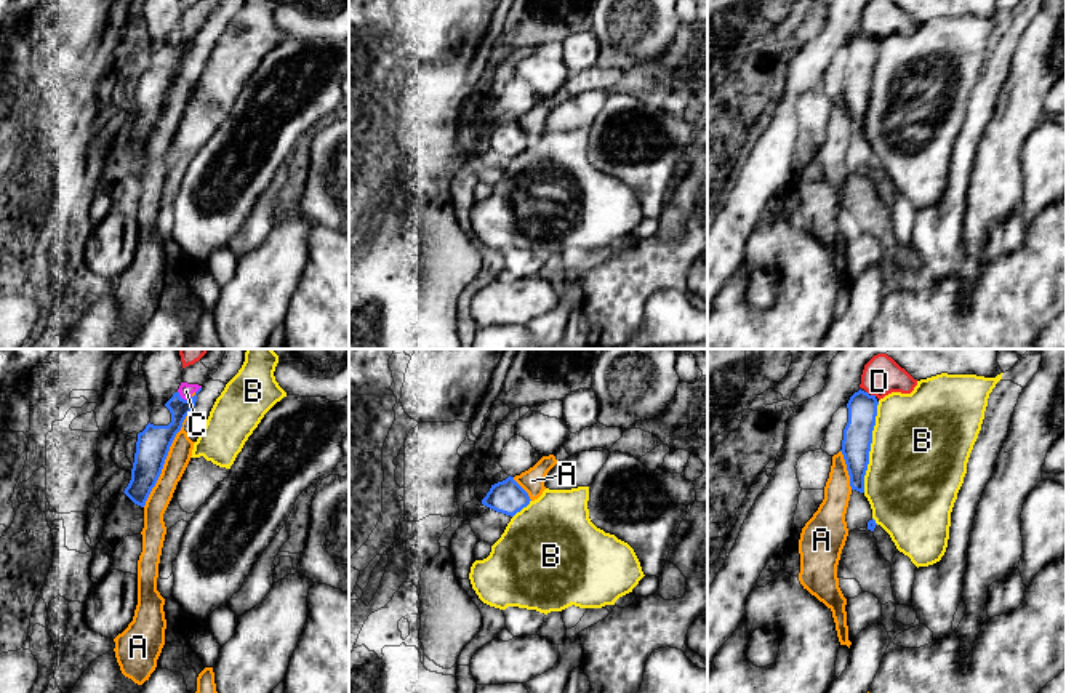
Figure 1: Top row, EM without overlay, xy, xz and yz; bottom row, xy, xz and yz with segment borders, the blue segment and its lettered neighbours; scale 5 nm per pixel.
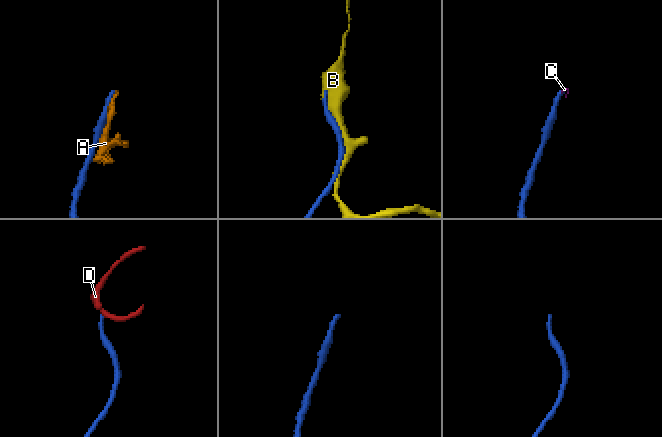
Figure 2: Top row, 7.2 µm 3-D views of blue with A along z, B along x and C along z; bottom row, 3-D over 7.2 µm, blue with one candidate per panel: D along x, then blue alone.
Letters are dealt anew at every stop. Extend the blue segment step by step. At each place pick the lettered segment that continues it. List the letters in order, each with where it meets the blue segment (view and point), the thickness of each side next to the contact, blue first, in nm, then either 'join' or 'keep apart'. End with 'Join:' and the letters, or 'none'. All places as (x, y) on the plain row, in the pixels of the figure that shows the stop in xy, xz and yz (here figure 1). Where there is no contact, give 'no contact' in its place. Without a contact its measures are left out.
A: contact xy (164, 103); calibres 170 and 120 nm; keep apart
B: contact yz (869, 88); calibres 140 and 480 nm; keep apart
C: contact xy (183, 40); calibres 160 and 70 nm; keep apart
D: contact yz (874, 37); calibres 140 and 190 nm; keep apart
Join: none

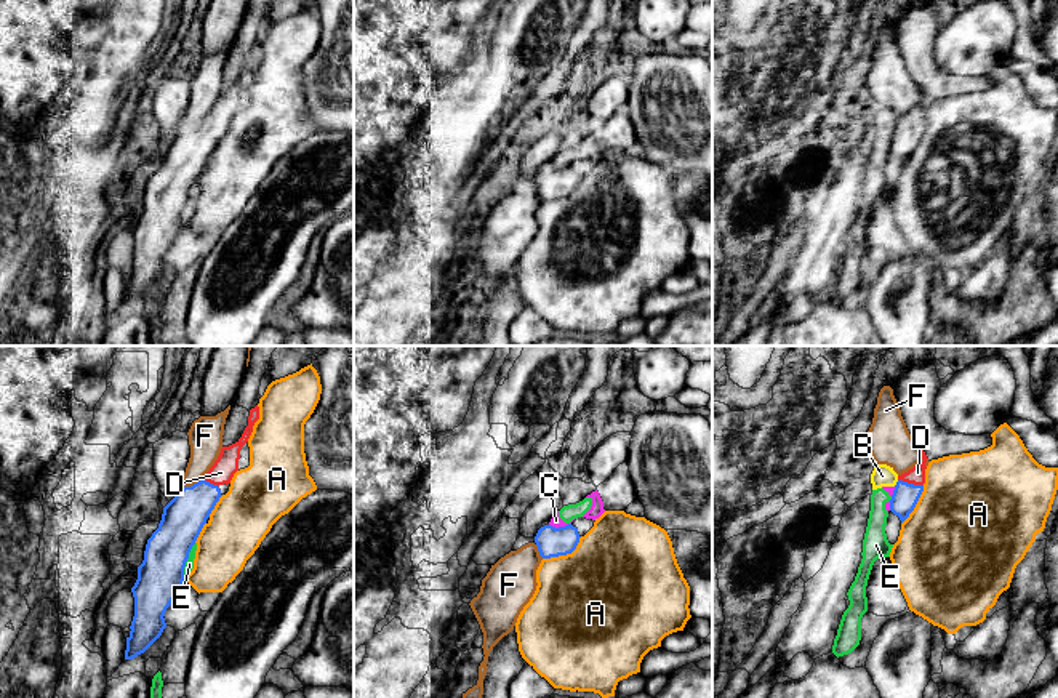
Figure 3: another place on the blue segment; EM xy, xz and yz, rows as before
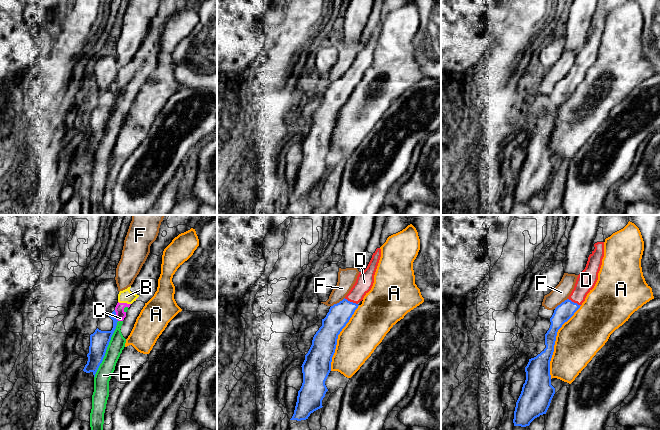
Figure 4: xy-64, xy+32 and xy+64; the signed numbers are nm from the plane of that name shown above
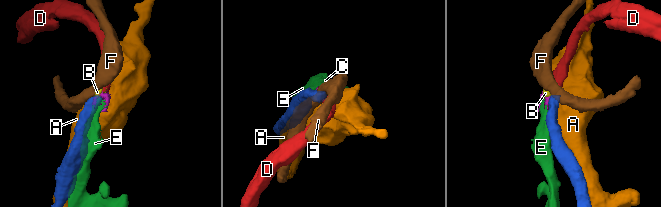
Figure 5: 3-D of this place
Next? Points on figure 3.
A: contact xz (564, 196); calibres 150 and 480 nm; keep apart
B: contact yz (897, 125); calibres 130 and 110 nm; keep apart
C: contact xz (559, 168); calibres 150 and 60 nm; keep apart
D: contact yz (911, 125); calibres 130 and 90 nm; join
E: contact xy (188, 199); calibres 240 and 50 nm; keep apart
F: contact xy (192, 127); calibres 220 and 180 nm; keep apart
Join: D

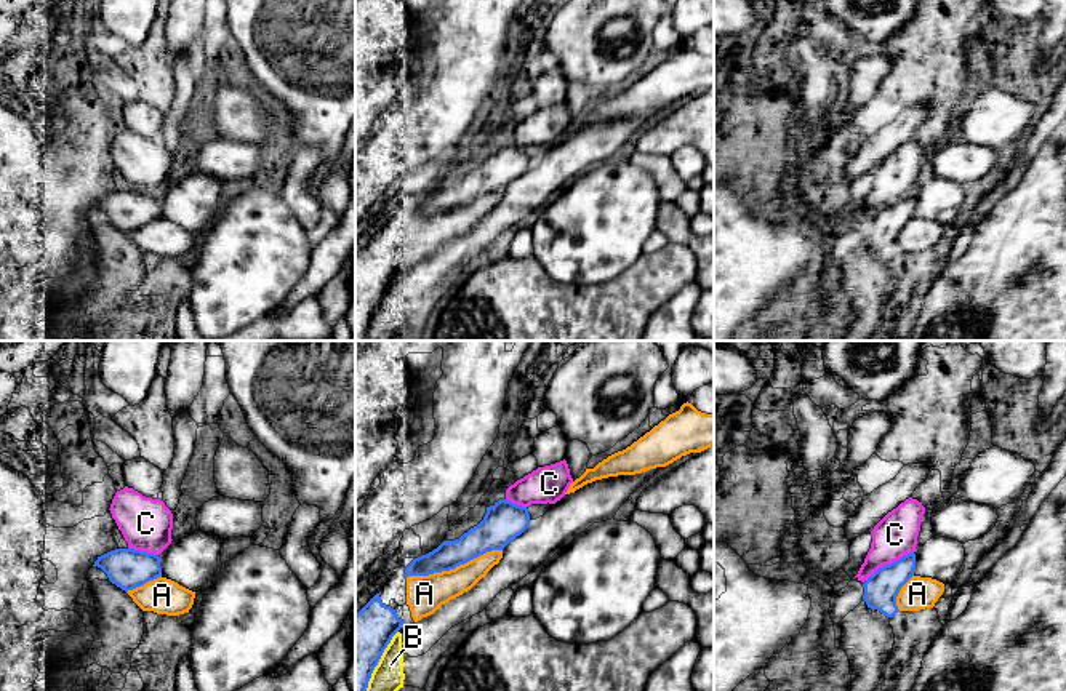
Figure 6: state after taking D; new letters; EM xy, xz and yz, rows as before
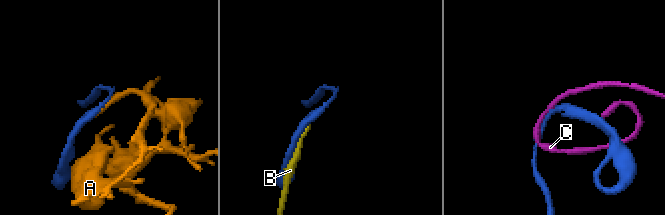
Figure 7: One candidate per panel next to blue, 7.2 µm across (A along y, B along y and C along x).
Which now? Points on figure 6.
A: contact xz (453, 210); calibres 160 and 190 nm; join
B: contact xz (376, 306); calibres 280 and 160 nm; keep apart
C: contact yz (890, 205); calibres 170 and 220 nm; keep apart
Join: A

